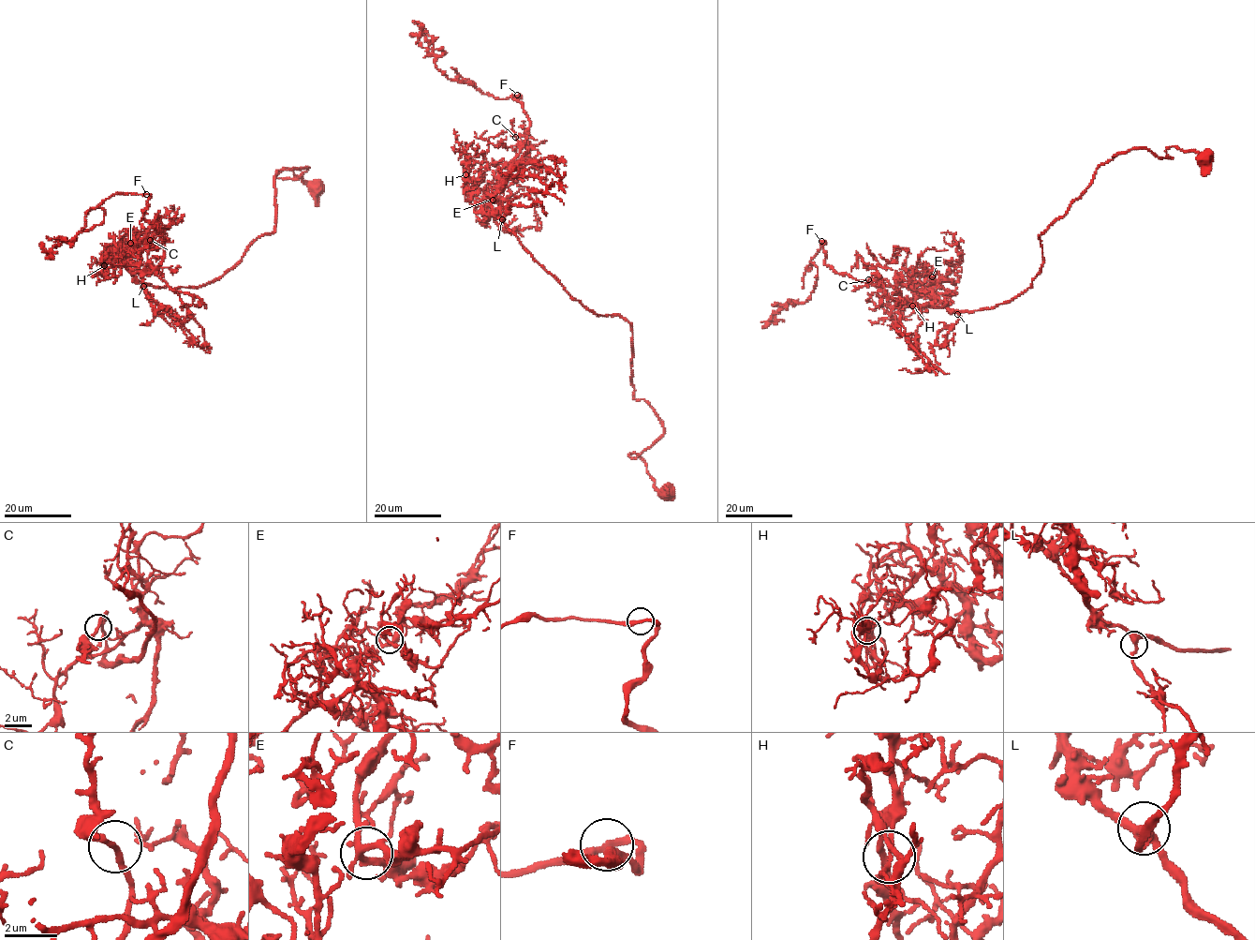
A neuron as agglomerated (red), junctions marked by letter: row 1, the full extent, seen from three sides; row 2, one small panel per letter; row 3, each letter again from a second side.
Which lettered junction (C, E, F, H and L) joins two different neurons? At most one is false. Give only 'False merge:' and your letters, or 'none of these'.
False merge: H

